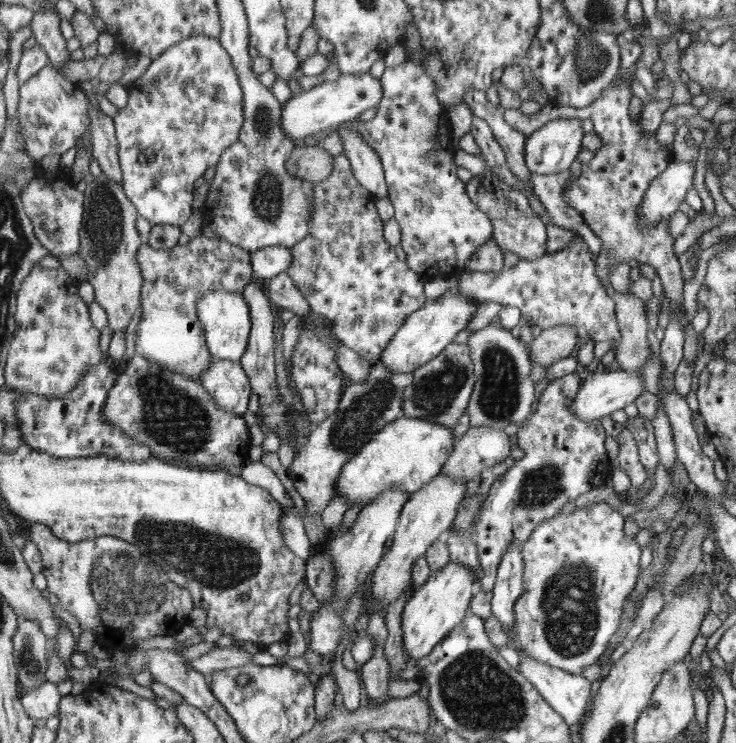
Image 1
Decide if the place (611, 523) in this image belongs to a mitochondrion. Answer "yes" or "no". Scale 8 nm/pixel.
no

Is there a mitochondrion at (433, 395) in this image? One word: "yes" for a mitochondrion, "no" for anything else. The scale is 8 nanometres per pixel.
yes

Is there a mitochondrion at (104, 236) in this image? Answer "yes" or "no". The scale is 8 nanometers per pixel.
yes

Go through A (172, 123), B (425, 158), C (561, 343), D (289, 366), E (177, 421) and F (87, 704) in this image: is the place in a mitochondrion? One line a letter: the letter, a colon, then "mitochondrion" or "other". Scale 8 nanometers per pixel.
A: other
B: mitochondrion
C: other
D: other
E: mitochondrion
F: other

